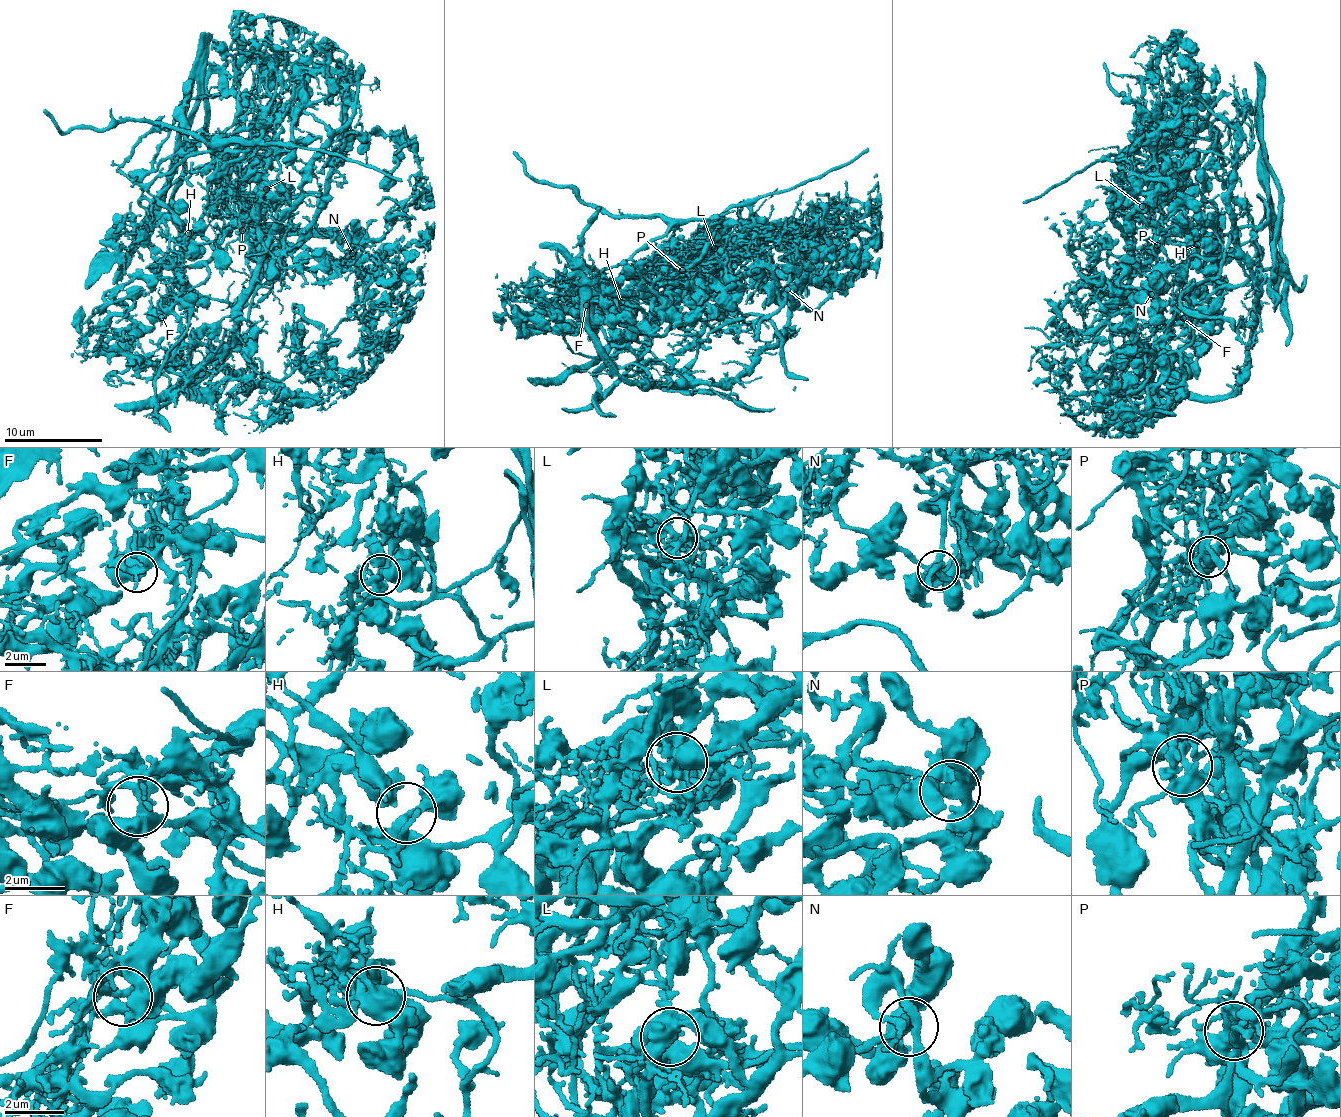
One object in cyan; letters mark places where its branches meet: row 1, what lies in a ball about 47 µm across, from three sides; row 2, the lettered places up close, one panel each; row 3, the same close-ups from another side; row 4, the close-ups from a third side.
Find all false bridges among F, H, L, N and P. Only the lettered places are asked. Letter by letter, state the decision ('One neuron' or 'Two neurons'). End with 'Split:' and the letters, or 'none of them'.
F: One neuron
H: One neuron
L: Two neurons
N: One neuron
P: Two neurons
Split: L, P

